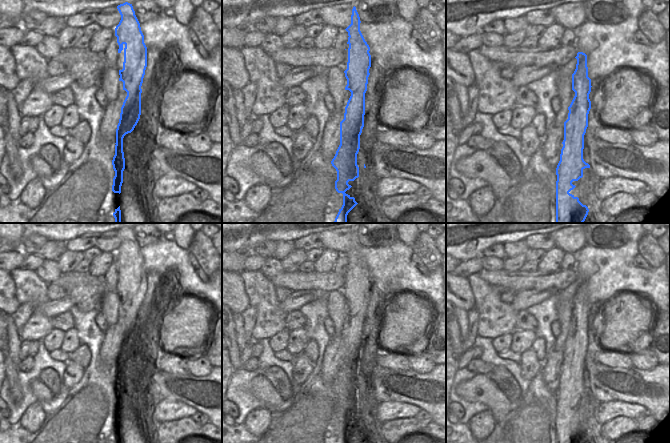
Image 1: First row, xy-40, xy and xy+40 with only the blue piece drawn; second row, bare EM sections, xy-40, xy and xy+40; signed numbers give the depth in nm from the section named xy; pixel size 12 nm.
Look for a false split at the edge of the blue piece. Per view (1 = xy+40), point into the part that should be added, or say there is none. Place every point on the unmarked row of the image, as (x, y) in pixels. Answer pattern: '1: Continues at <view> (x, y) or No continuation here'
1: No continuation here.

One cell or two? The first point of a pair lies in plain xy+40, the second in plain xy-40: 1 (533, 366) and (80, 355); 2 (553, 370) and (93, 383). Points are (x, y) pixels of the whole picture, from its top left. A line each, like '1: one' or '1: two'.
1: two
2: two

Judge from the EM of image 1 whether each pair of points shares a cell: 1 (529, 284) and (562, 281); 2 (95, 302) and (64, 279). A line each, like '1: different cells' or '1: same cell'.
1: same cell
2: different cells

